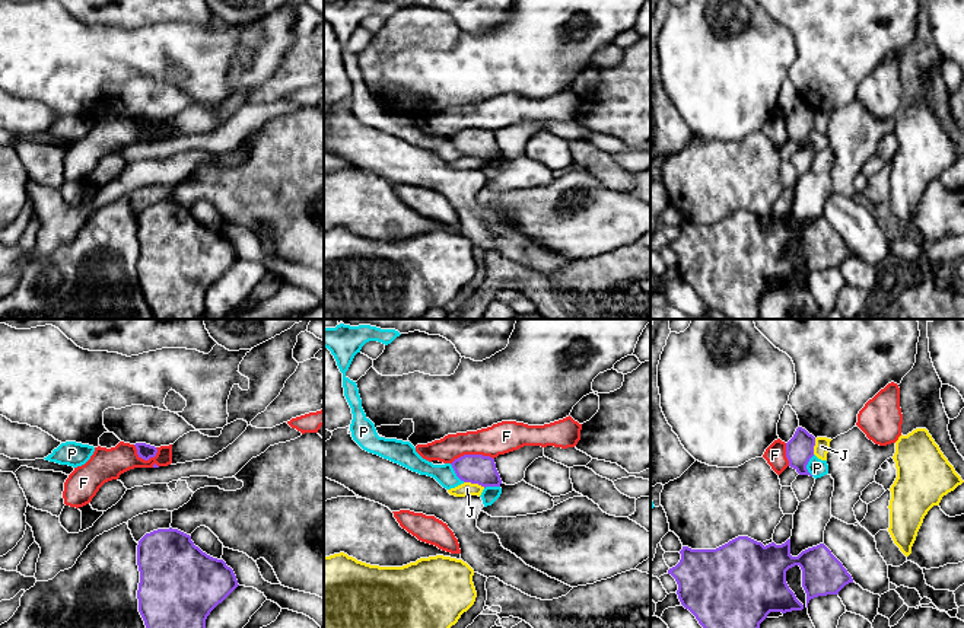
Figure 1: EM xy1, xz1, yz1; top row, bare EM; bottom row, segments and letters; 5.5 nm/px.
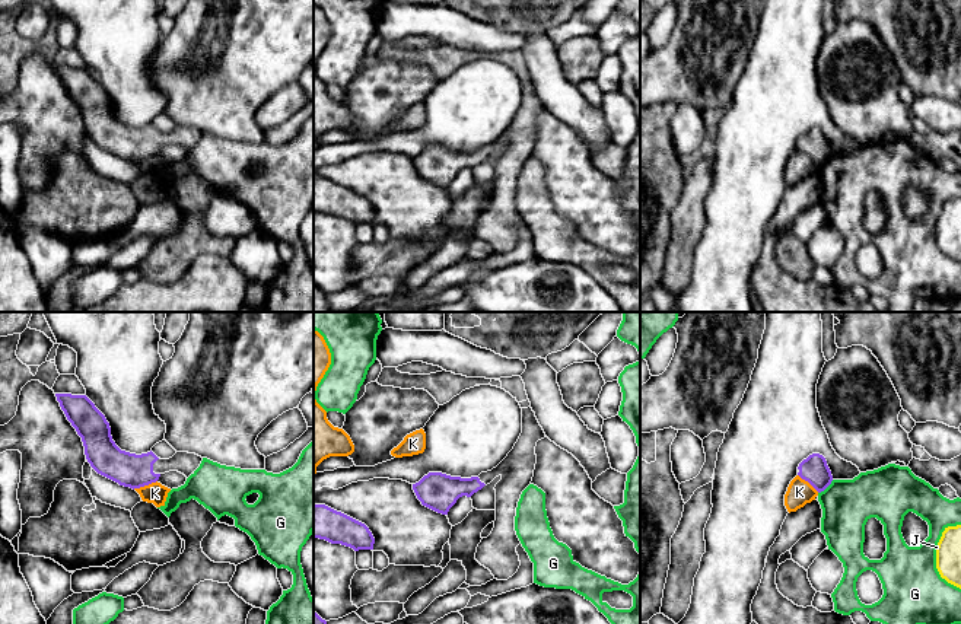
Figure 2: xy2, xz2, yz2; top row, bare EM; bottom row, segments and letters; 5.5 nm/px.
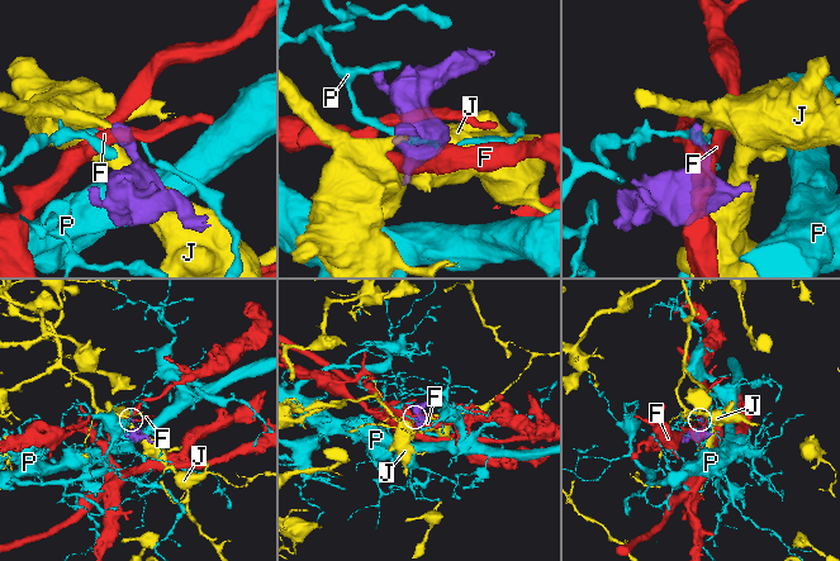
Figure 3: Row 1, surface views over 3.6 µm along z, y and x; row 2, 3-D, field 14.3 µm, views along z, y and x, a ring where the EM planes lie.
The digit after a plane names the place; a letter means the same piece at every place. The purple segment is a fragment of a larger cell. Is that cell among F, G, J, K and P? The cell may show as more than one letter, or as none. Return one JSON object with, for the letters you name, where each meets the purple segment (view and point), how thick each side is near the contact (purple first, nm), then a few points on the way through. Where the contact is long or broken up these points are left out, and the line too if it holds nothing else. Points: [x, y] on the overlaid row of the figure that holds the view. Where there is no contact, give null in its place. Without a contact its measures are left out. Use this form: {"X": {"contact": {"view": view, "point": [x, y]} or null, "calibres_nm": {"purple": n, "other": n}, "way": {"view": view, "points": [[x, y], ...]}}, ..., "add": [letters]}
{"add": []}

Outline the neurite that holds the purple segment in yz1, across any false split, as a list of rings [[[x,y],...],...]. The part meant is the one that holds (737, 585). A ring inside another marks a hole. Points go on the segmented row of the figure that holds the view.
[[[738,536],[716,549],[691,549],[683,546],[680,551],[680,562],[668,570],[678,584],[678,599],[688,609],[703,628],[760,628],[760,624],[770,612],[792,612],[802,611],[811,599],[827,594],[839,594],[849,583],[853,583],[852,576],[843,564],[831,554],[831,551],[820,543],[802,551],[798,557],[790,555],[790,539],[782,545],[774,542],[763,545],[748,536]],[[795,565],[802,570],[802,587],[806,593],[806,605],[804,606],[789,589],[786,583],[786,571]]]

